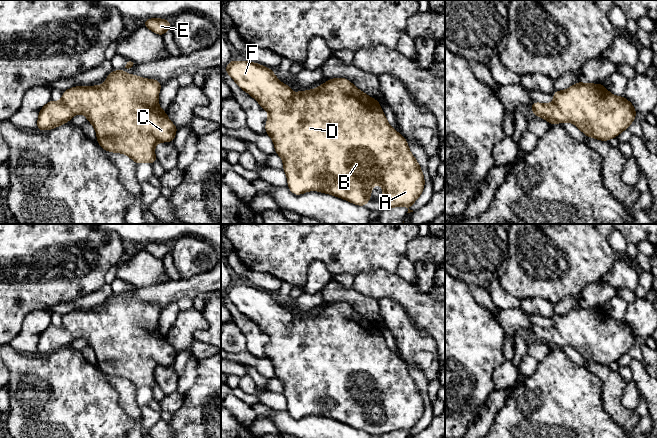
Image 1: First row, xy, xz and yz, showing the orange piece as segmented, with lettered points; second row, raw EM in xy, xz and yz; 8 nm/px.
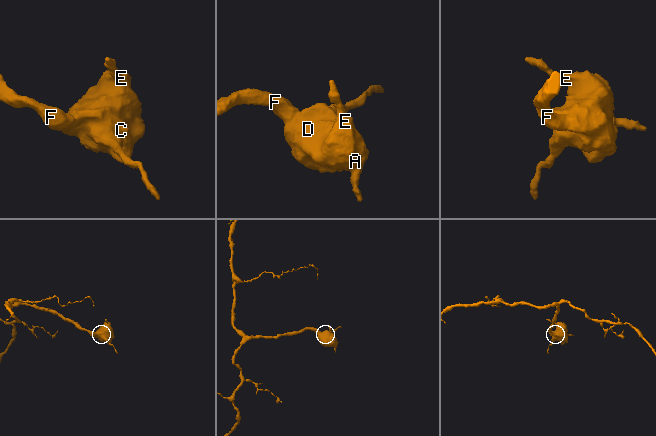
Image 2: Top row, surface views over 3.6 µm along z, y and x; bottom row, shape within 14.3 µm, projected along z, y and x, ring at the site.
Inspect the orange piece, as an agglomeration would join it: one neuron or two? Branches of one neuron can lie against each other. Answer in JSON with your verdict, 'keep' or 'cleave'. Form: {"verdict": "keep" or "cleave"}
{"verdict": "keep"}

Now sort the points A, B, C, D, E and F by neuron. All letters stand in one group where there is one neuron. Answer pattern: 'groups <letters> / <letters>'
groups A B C D E F

